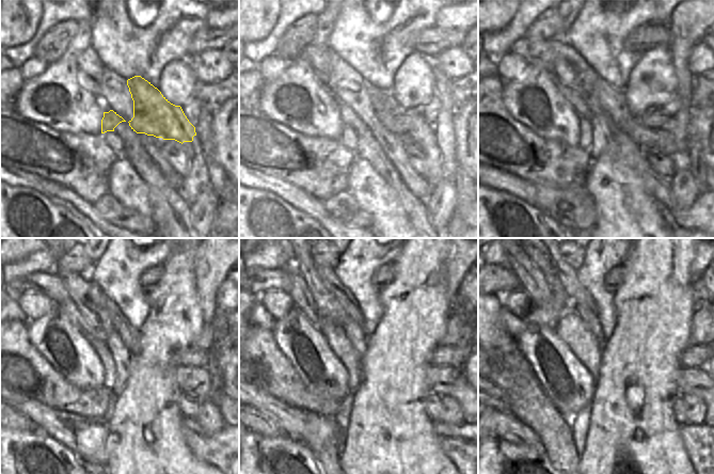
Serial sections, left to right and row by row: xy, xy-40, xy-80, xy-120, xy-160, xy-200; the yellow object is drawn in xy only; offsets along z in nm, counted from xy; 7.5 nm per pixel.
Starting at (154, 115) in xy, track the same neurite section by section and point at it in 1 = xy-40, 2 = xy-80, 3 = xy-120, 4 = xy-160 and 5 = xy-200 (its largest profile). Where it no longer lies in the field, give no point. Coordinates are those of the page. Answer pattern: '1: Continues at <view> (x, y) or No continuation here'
1: Continues at xy-40 (398, 120)
2: Continues at xy-80 (653, 117)
3: Continues at xy-120 (189, 357)
4: Continues at xy-160 (455, 357)
5: Continues at xy-200 (695, 357)

